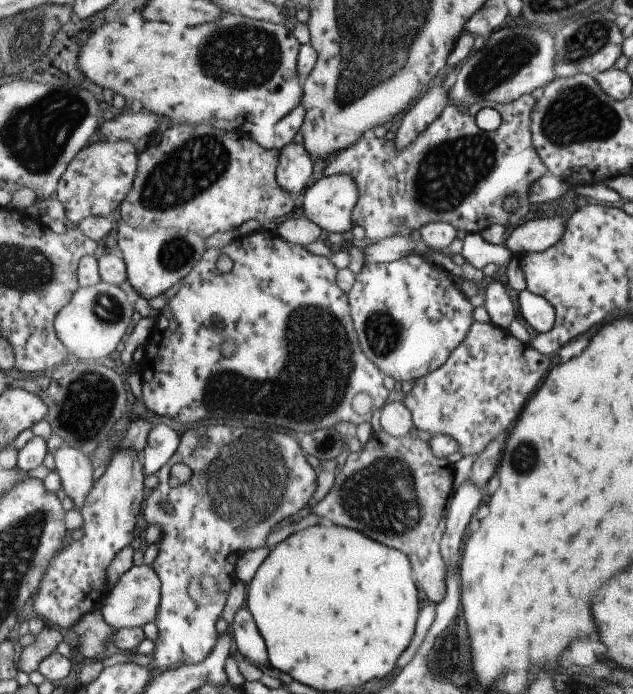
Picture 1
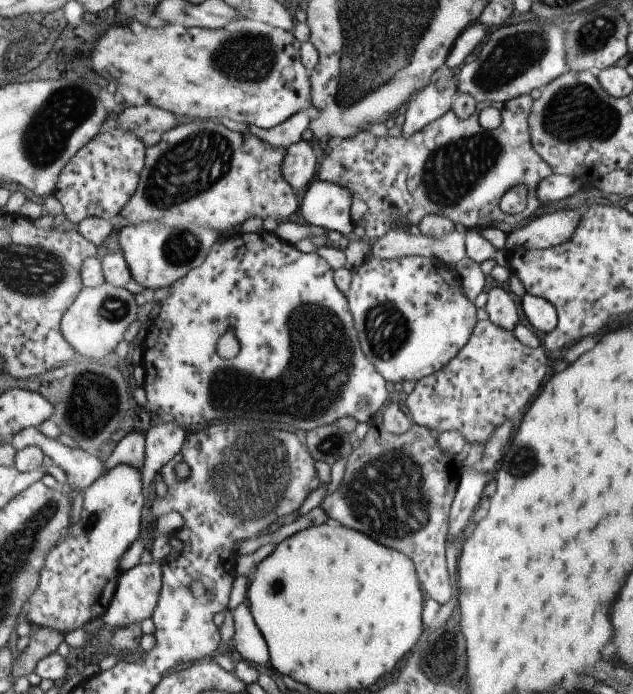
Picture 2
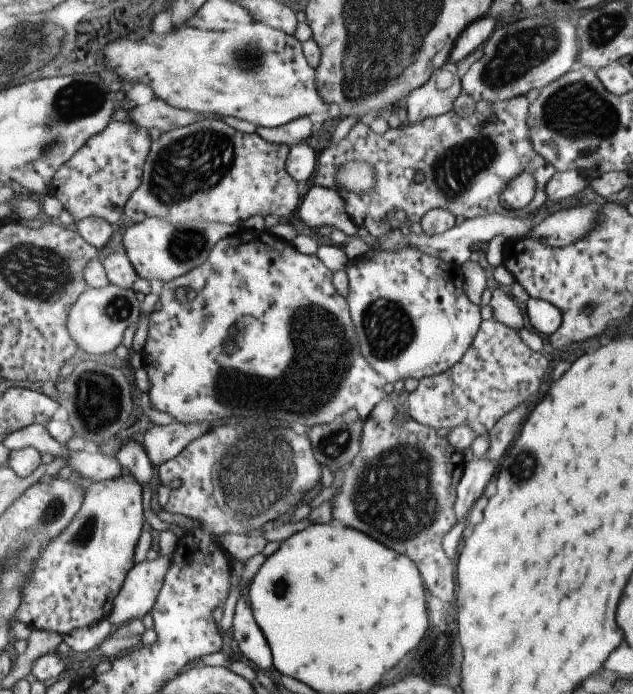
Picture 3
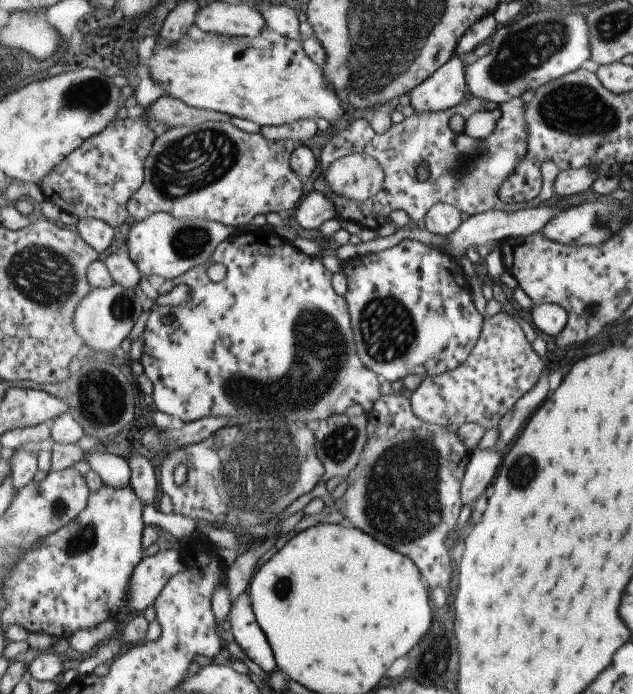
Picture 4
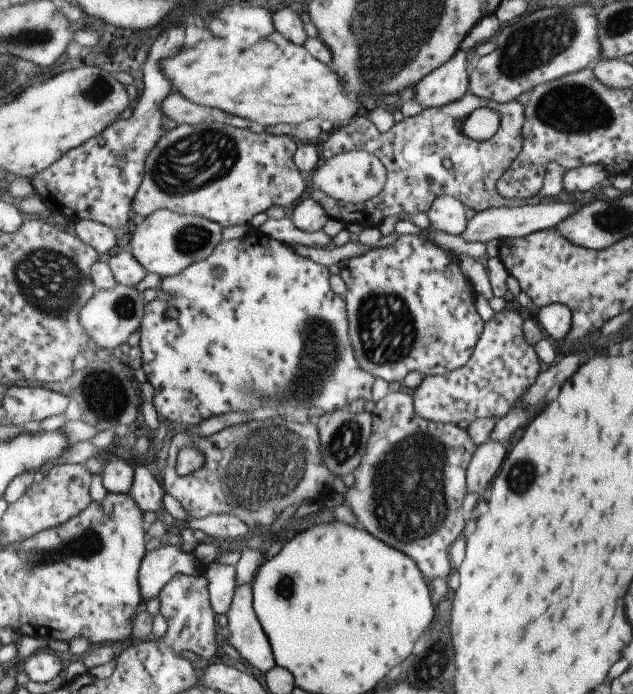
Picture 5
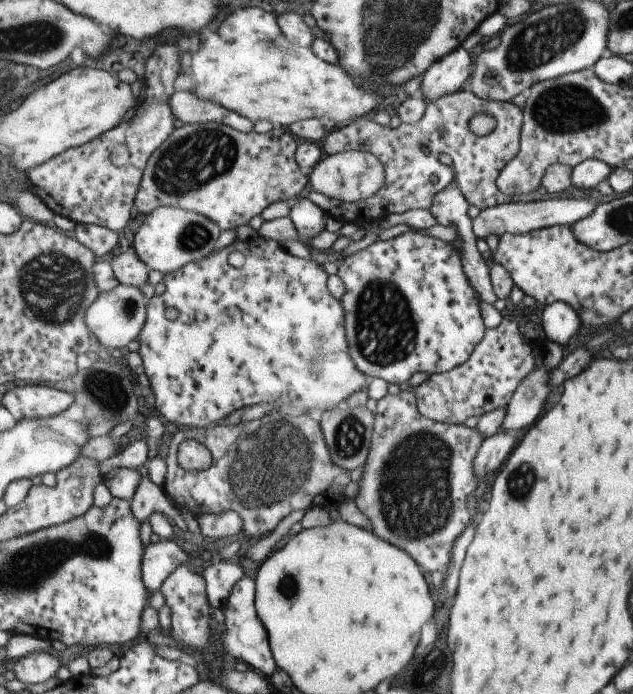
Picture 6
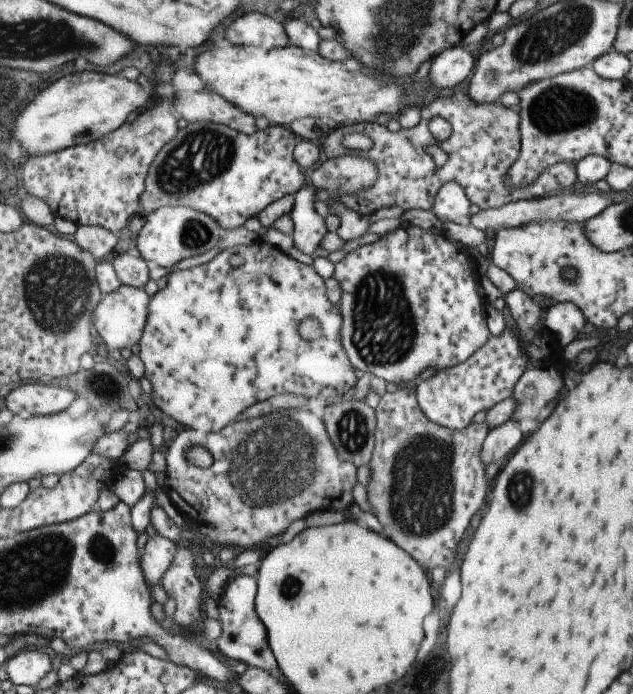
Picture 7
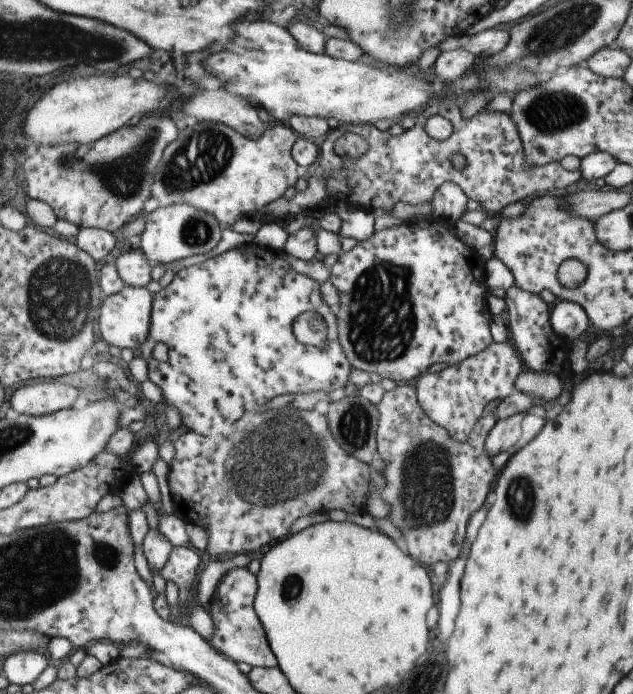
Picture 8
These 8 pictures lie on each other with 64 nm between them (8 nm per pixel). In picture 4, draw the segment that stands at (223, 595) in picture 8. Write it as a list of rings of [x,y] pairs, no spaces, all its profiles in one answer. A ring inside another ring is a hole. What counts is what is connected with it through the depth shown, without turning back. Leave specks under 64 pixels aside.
[[[243,592],[237,596],[228,613],[227,627],[243,654],[251,662],[257,664],[265,674],[271,672],[276,667],[276,664],[269,643],[263,631],[255,622],[249,595]]]

